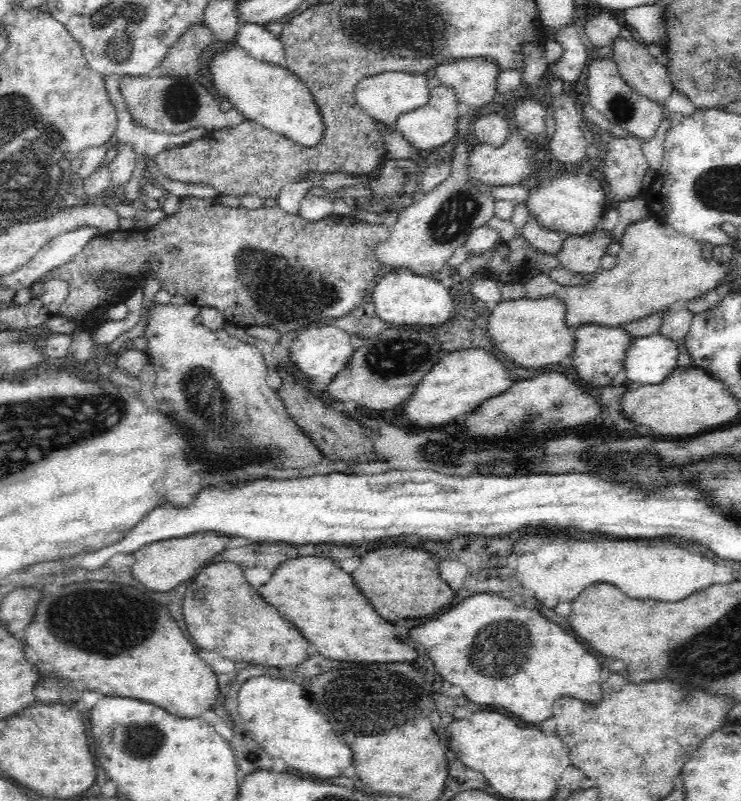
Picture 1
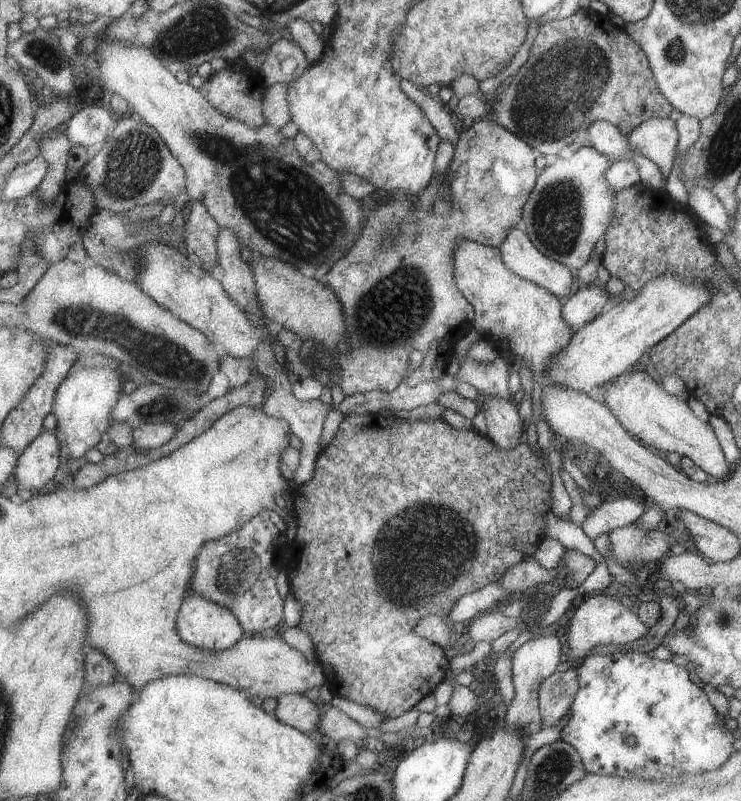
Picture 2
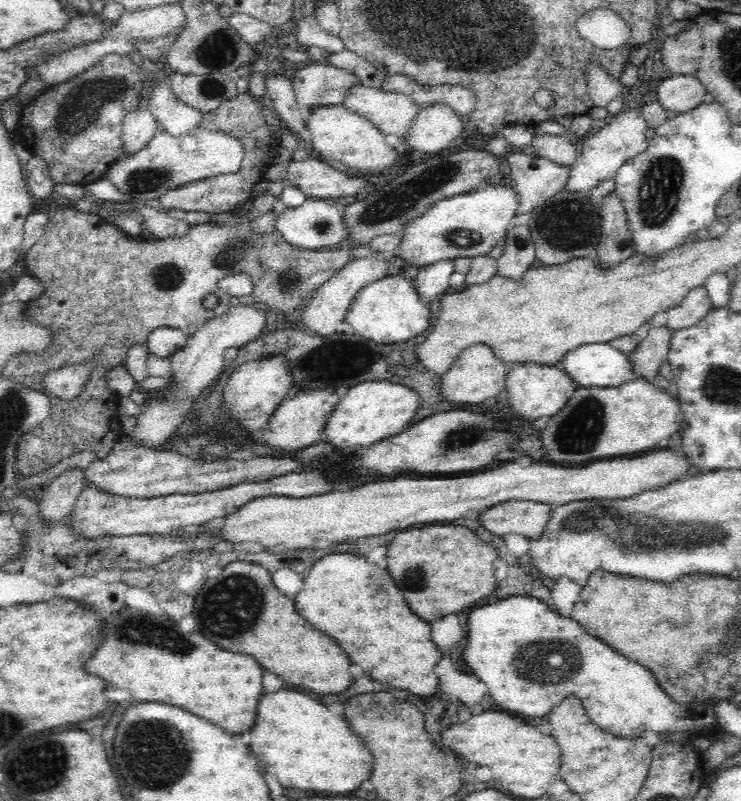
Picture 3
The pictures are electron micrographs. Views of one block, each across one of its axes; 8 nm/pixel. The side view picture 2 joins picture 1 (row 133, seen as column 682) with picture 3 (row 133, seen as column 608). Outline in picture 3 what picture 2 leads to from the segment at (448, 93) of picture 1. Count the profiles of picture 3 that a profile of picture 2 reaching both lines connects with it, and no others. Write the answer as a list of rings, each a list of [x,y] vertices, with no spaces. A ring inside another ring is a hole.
[[[362,84],[348,90],[342,106],[370,120],[382,134],[396,134],[400,138],[406,136],[420,110],[406,94],[392,94]]]

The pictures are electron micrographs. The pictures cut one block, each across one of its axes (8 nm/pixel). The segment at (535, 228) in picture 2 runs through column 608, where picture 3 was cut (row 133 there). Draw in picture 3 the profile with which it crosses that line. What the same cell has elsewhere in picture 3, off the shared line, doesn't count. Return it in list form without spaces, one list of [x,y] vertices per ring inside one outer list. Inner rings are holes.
[[[194,128],[194,130],[188,130],[186,134],[180,134],[178,138],[174,138],[166,130],[160,130],[150,140],[150,144],[146,144],[146,148],[138,150],[132,156],[126,156],[126,160],[114,162],[106,176],[120,192],[128,194],[132,202],[134,200],[138,200],[138,202],[156,202],[166,192],[176,190],[178,186],[186,186],[190,182],[202,182],[202,180],[216,178],[216,176],[222,176],[222,174],[236,174],[236,172],[242,170],[242,160],[244,160],[244,144],[232,134],[226,134],[226,132],[220,132],[220,130],[212,132],[210,128]]]

